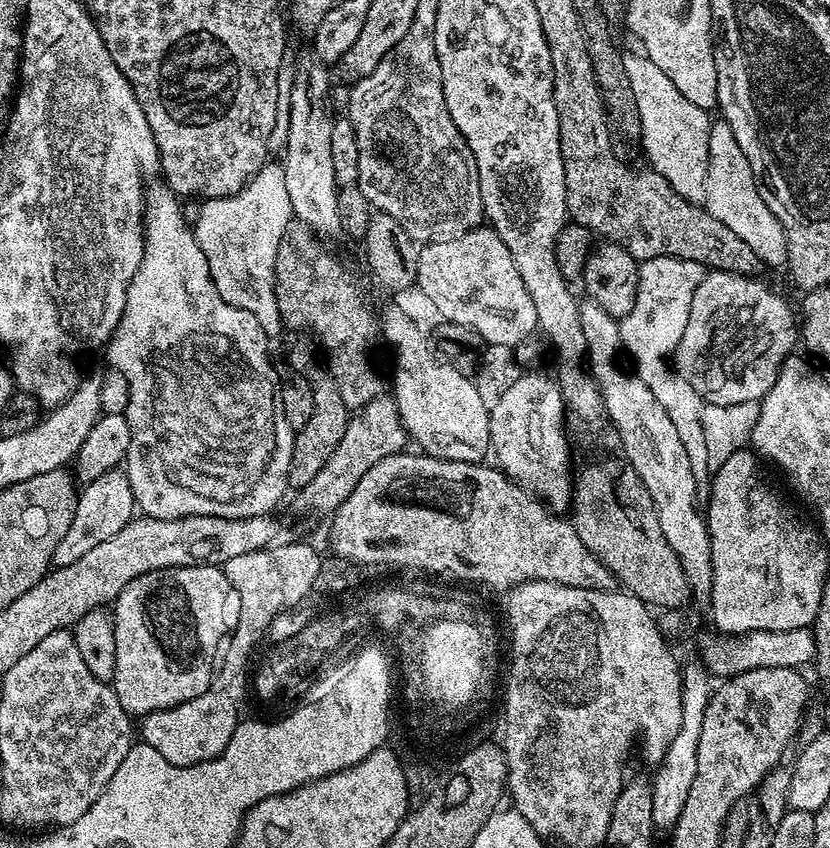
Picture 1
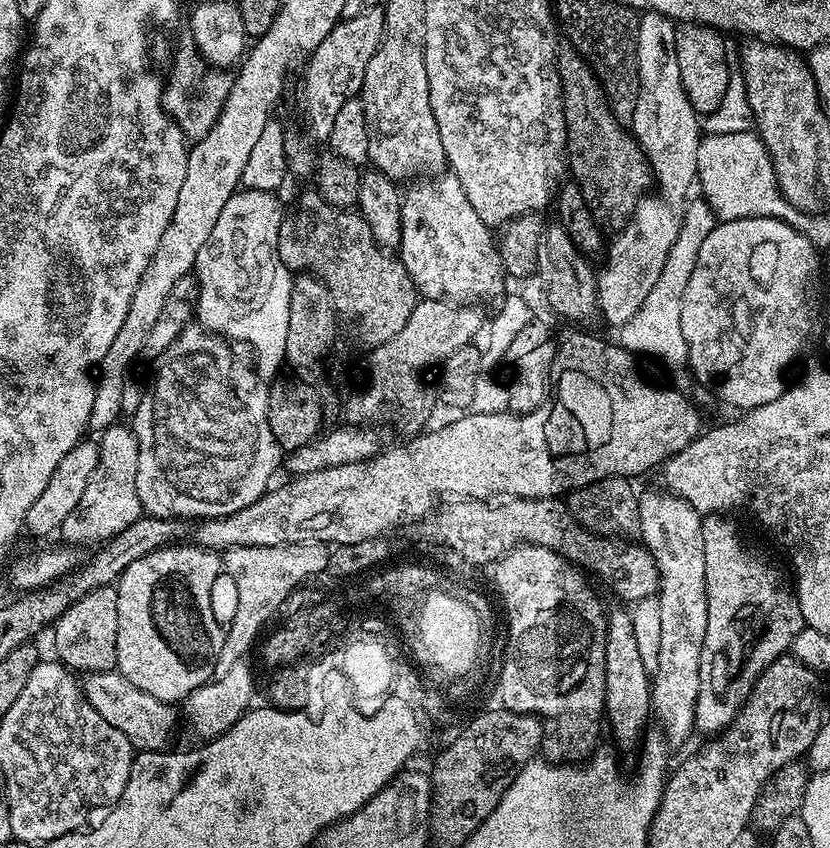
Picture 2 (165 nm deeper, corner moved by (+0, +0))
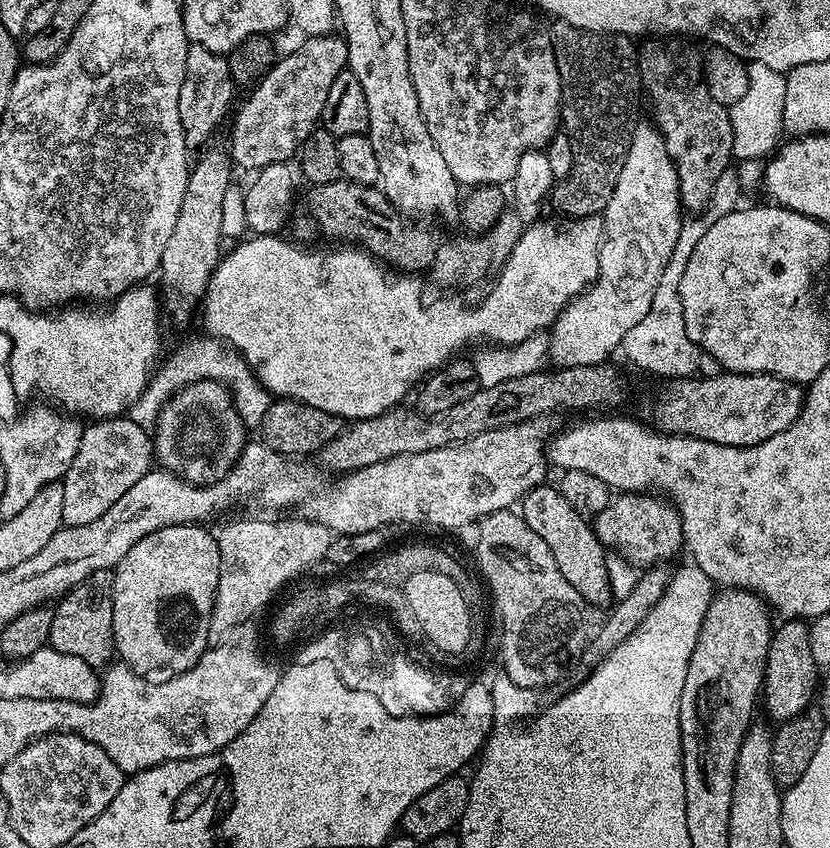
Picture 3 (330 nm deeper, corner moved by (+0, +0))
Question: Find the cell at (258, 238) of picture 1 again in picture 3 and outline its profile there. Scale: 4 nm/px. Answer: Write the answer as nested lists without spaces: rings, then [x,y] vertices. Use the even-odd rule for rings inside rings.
[[[202,336],[202,338],[194,338],[188,341],[168,361],[166,360],[155,369],[146,390],[130,409],[130,419],[135,424],[149,430],[155,429],[157,416],[163,410],[165,402],[175,392],[179,392],[191,384],[196,384],[198,381],[218,380],[229,386],[232,402],[236,406],[236,412],[240,416],[240,421],[244,423],[245,429],[259,429],[270,403],[270,394],[266,389],[260,387],[254,379],[249,365],[235,351],[222,345],[221,341],[215,337]]]

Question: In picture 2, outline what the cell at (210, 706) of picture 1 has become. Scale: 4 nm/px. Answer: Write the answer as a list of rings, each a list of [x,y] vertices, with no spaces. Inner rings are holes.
[[[118,670],[110,672],[89,672],[83,677],[84,696],[114,726],[114,730],[122,730],[132,744],[133,749],[142,752],[163,752],[172,740],[172,731],[178,724],[178,712],[171,703],[154,698],[154,694],[146,694],[146,690],[138,690],[134,682],[130,682]]]

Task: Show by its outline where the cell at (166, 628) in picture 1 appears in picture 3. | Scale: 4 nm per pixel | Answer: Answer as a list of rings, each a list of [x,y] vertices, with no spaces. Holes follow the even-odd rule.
[[[179,524],[154,530],[142,542],[134,542],[112,572],[114,652],[139,676],[190,670],[210,647],[220,551],[215,535],[204,528]]]

